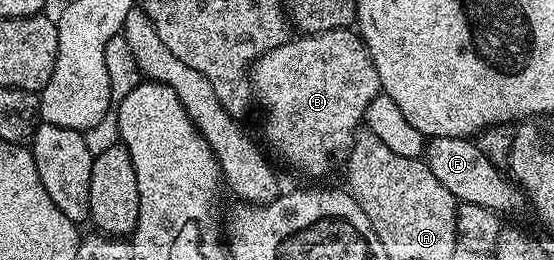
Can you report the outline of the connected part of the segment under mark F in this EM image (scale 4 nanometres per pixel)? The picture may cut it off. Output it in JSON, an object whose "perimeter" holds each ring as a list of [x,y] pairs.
{"perimeter":[[[436,137],[426,144],[424,162],[432,174],[438,178],[440,185],[448,189],[459,203],[484,205],[484,209],[492,209],[499,213],[518,211],[524,207],[524,195],[521,190],[504,174],[503,168],[492,165],[484,153],[480,153],[477,142],[473,138]]]}

